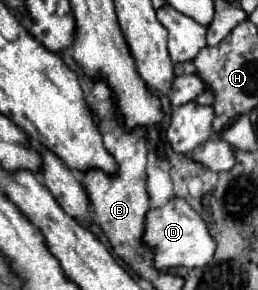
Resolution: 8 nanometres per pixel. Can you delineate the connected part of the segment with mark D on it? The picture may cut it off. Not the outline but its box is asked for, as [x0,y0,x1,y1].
[143,197,215,271]

